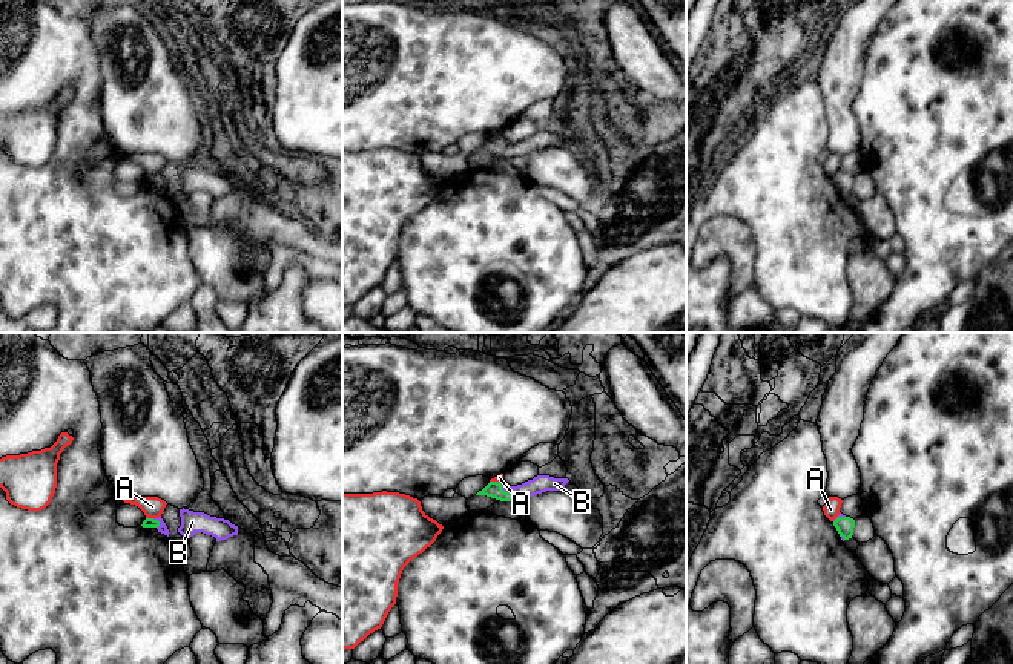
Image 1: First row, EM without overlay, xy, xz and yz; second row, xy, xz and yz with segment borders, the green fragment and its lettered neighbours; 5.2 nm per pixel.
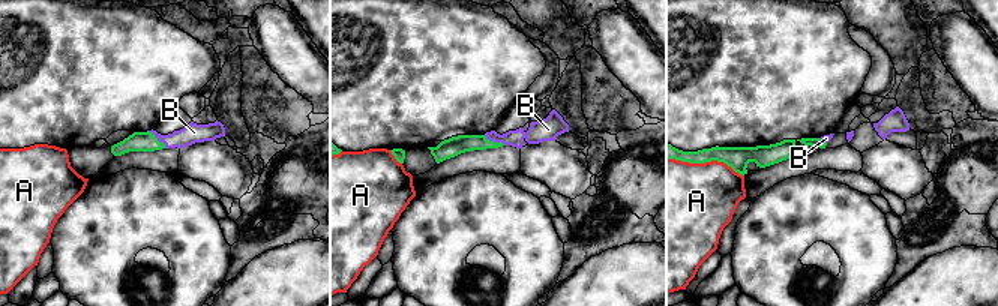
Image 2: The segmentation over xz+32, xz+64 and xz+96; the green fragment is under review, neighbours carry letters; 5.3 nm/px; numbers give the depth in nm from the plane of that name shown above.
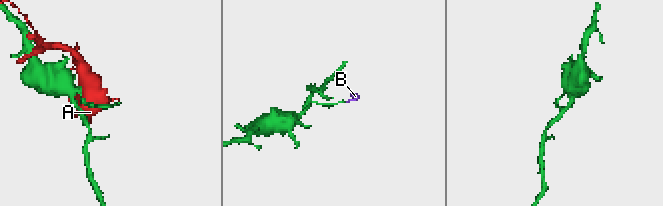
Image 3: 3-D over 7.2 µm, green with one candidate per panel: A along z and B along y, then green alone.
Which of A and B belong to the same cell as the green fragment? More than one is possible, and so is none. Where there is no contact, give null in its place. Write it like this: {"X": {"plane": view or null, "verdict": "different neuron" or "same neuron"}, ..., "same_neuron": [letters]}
{"A": {"plane": "xy", "verdict": "different neuron"}, "B": {"plane": "xz", "verdict": "same neuron"}, "same_neuron": ["B"]}

